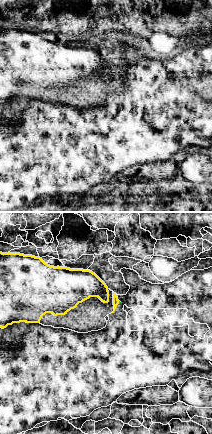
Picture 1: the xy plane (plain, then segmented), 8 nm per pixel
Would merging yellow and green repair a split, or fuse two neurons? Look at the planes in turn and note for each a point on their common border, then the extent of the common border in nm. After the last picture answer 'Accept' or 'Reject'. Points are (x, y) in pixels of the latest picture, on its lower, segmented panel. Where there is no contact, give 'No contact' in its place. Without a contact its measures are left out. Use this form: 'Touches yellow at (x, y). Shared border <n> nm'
Touches yellow at (118, 302). Shared border 30 nm

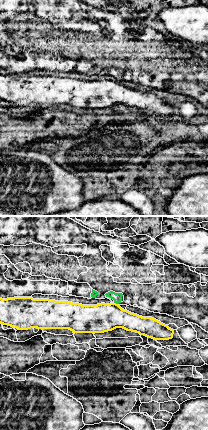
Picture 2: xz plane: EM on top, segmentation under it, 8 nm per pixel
Touches yellow at (115, 303). Shared border 40 nm

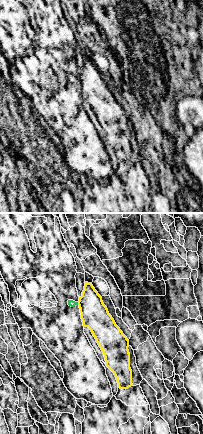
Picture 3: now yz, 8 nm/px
Touches yellow at (78, 303). Shared border 30 nm

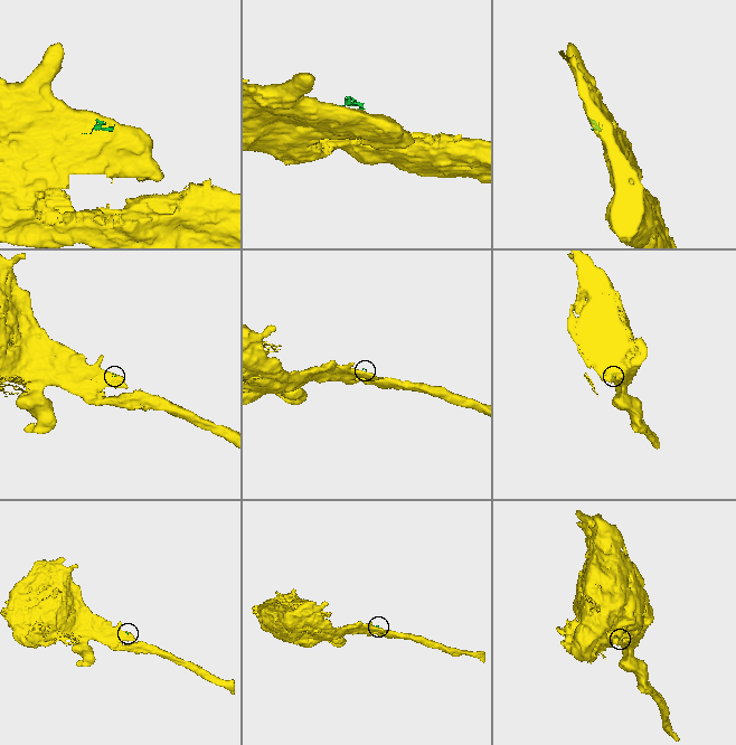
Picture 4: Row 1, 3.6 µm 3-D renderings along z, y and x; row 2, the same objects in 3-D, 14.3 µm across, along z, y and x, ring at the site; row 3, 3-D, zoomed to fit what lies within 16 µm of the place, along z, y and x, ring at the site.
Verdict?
Reject

